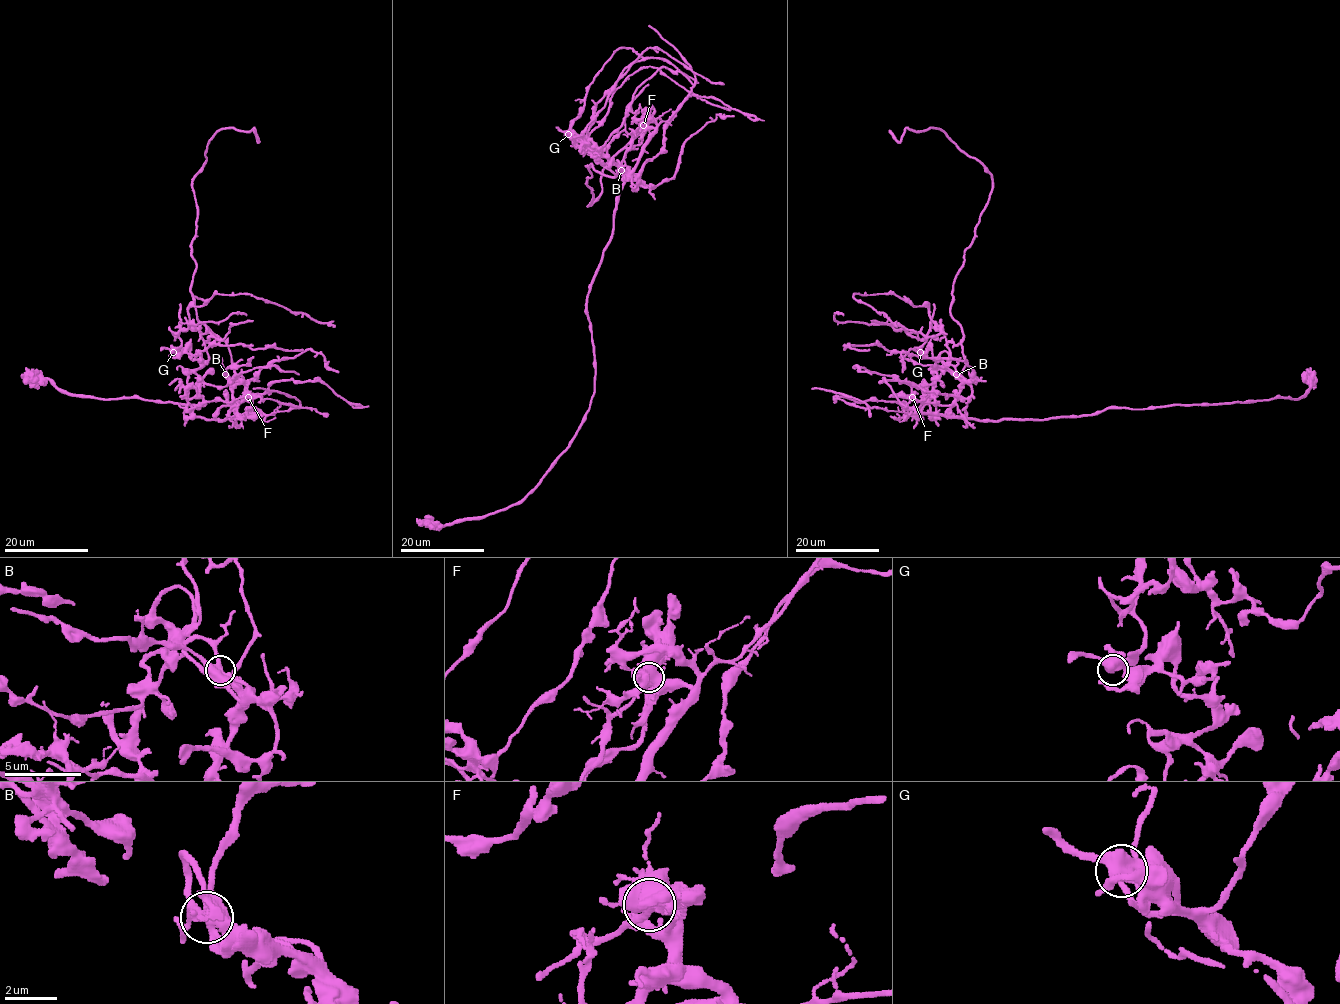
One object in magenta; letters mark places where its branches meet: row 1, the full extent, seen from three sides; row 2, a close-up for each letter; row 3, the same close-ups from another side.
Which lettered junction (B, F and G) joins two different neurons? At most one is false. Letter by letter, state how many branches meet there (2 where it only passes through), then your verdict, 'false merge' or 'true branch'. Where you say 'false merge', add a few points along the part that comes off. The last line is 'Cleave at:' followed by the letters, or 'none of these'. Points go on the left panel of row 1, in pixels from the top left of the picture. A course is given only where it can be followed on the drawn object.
B: 4 branches meet; true branch
F: 4 branches meet; false merge; foreign part runs (248, 397), (258, 412), (221, 421), (192, 416), (199, 404), (64, 393), (48, 379), (21, 375)
G: 4 branches meet; true branch
Cleave at: F

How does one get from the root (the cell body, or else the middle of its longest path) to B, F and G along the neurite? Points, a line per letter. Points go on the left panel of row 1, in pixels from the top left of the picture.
B: (224, 420), (235, 413), (234, 397), (225, 374)
F: (224, 420), (235, 413), (234, 406), (228, 405), (248, 397)
G: (224, 420), (245, 392), (228, 346), (222, 339), (205, 343), (204, 362), (192, 359), (188, 350), (173, 352)

